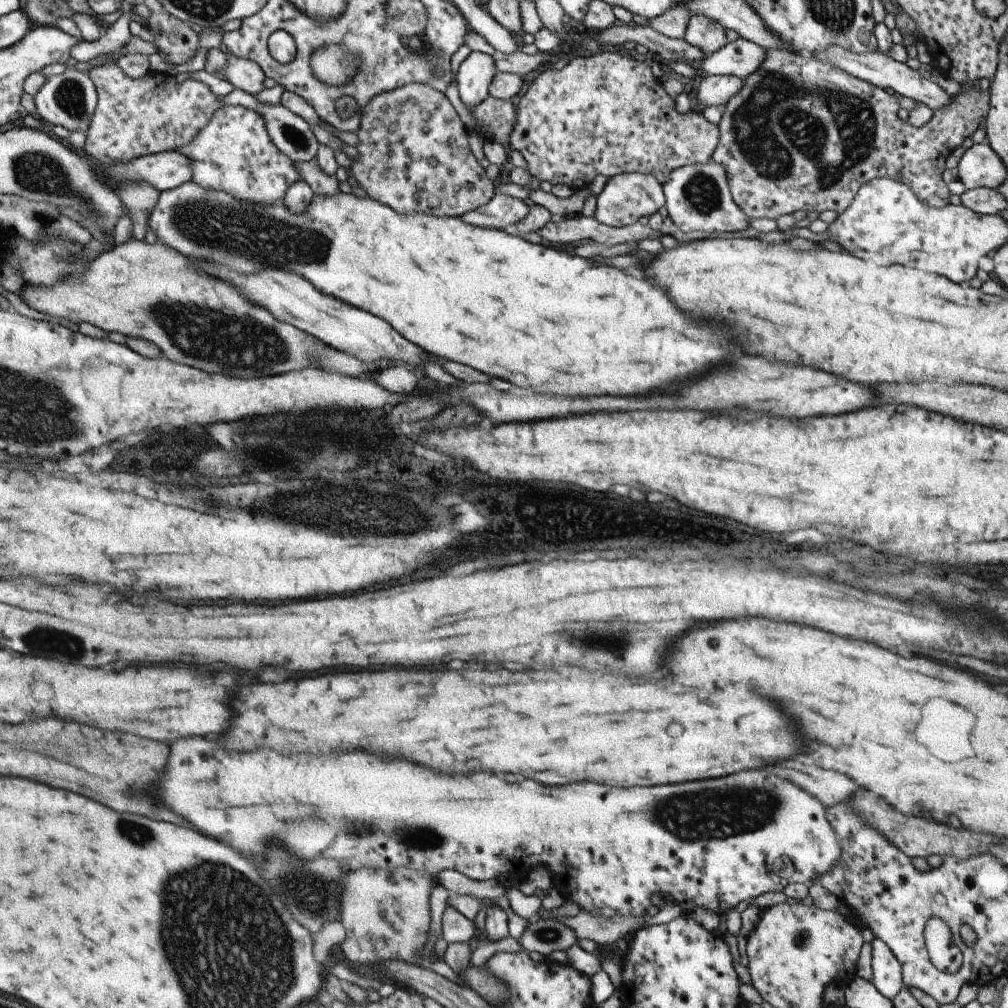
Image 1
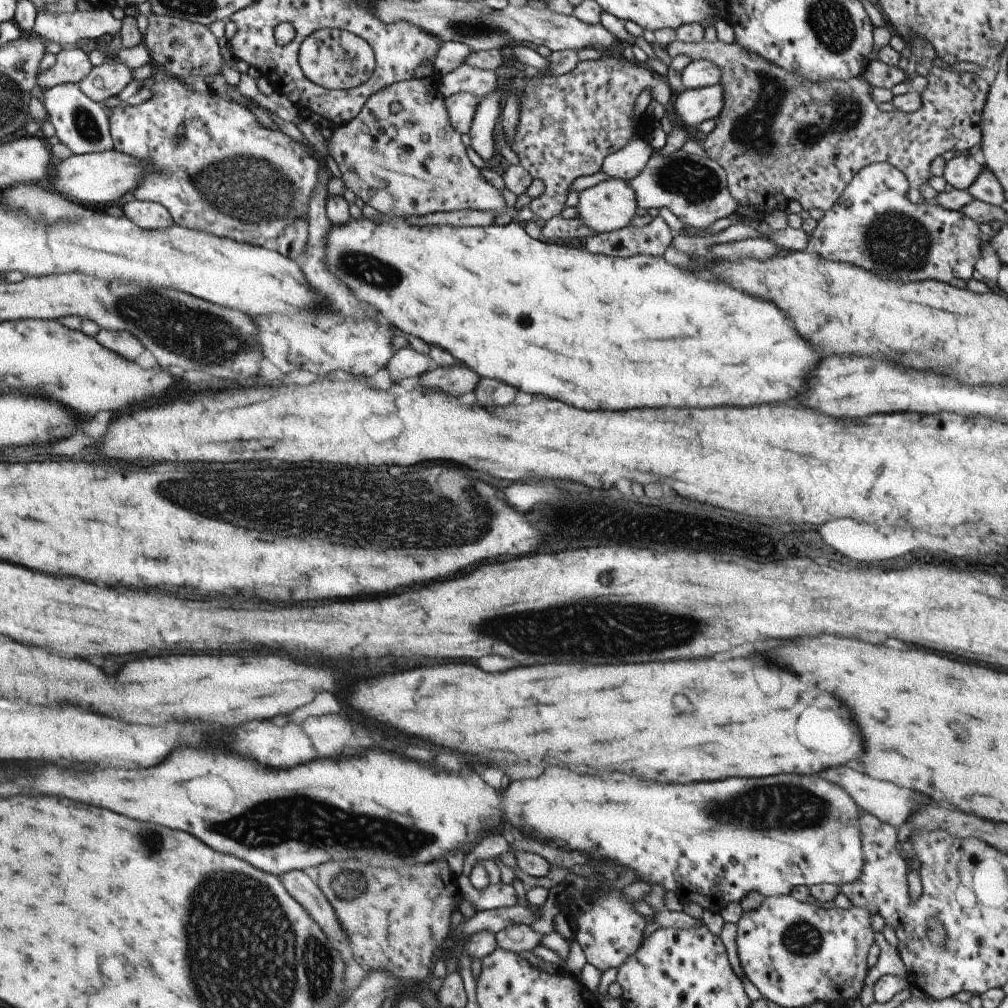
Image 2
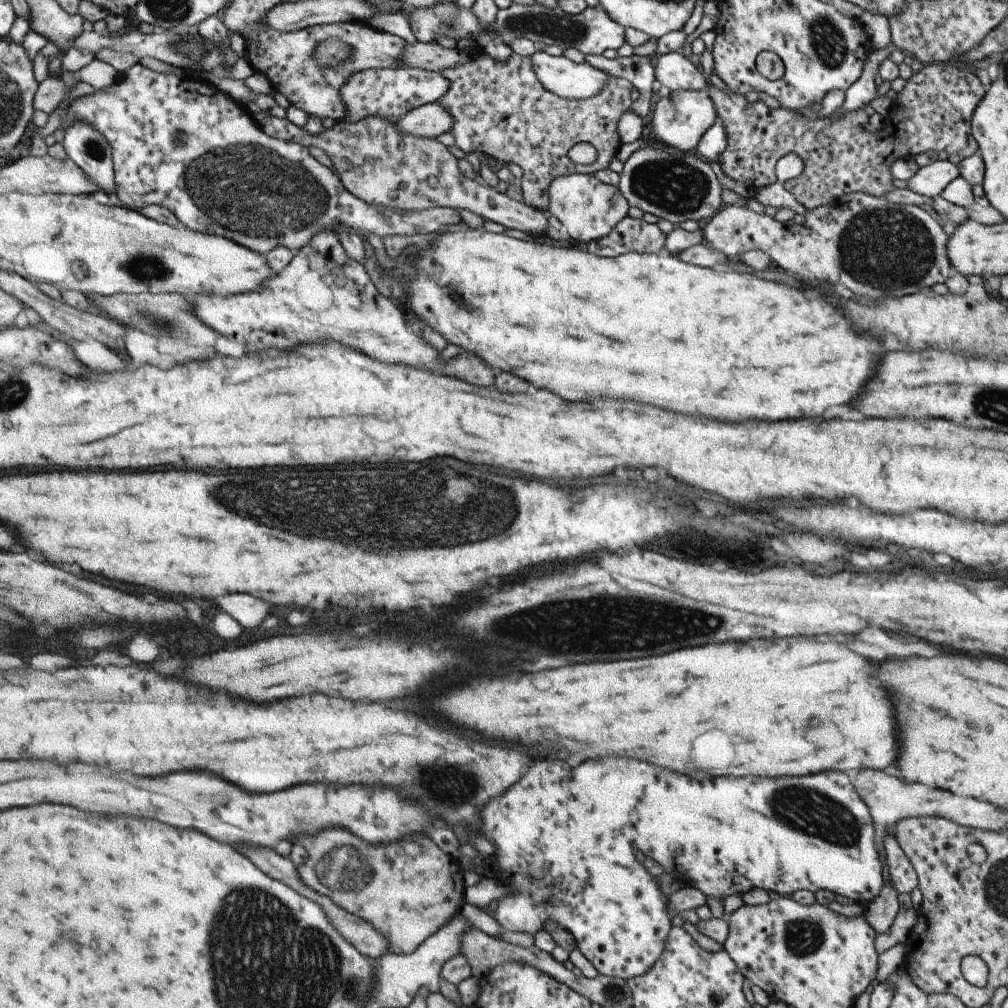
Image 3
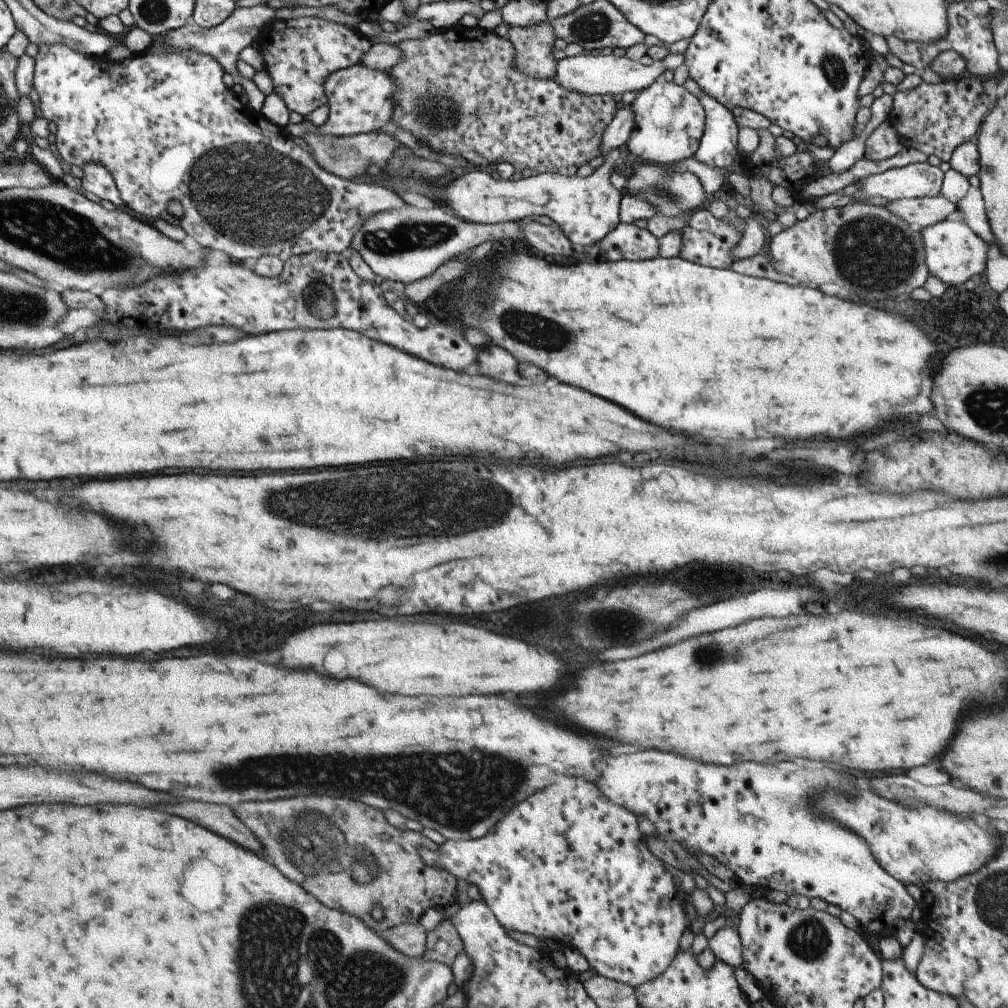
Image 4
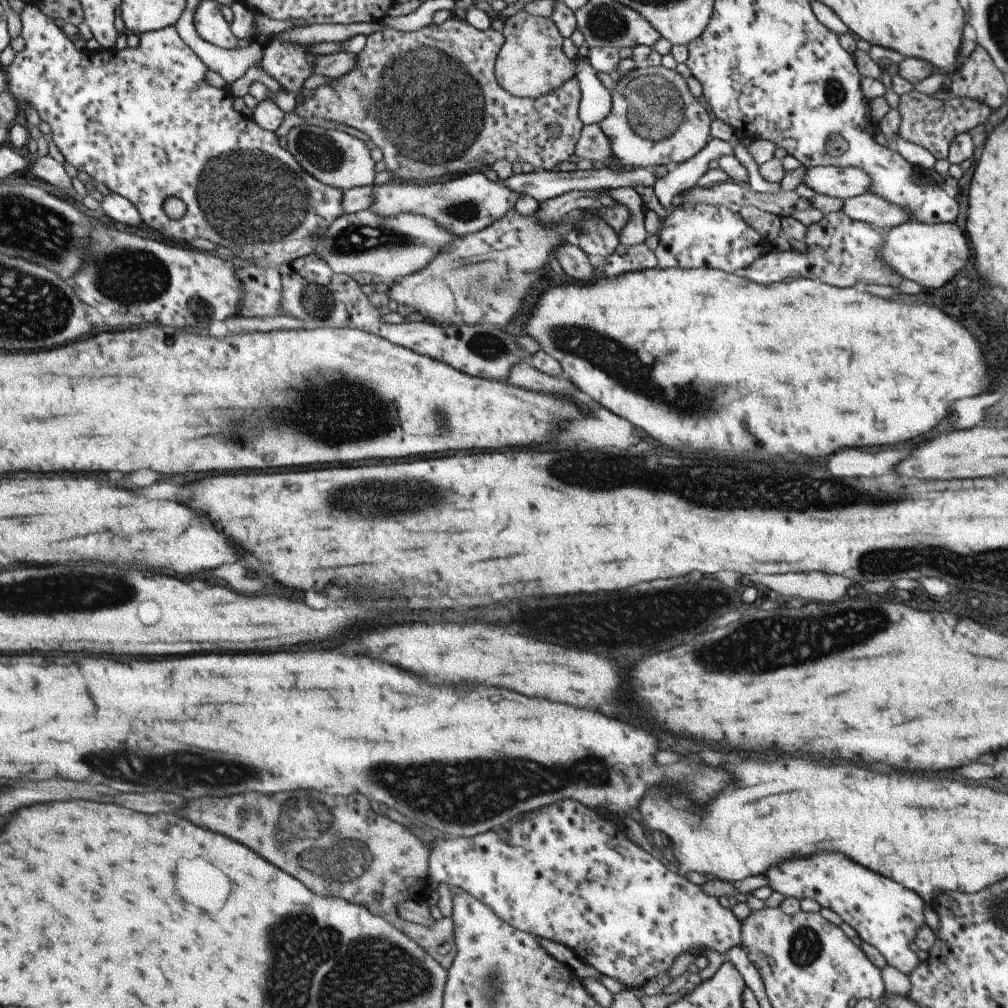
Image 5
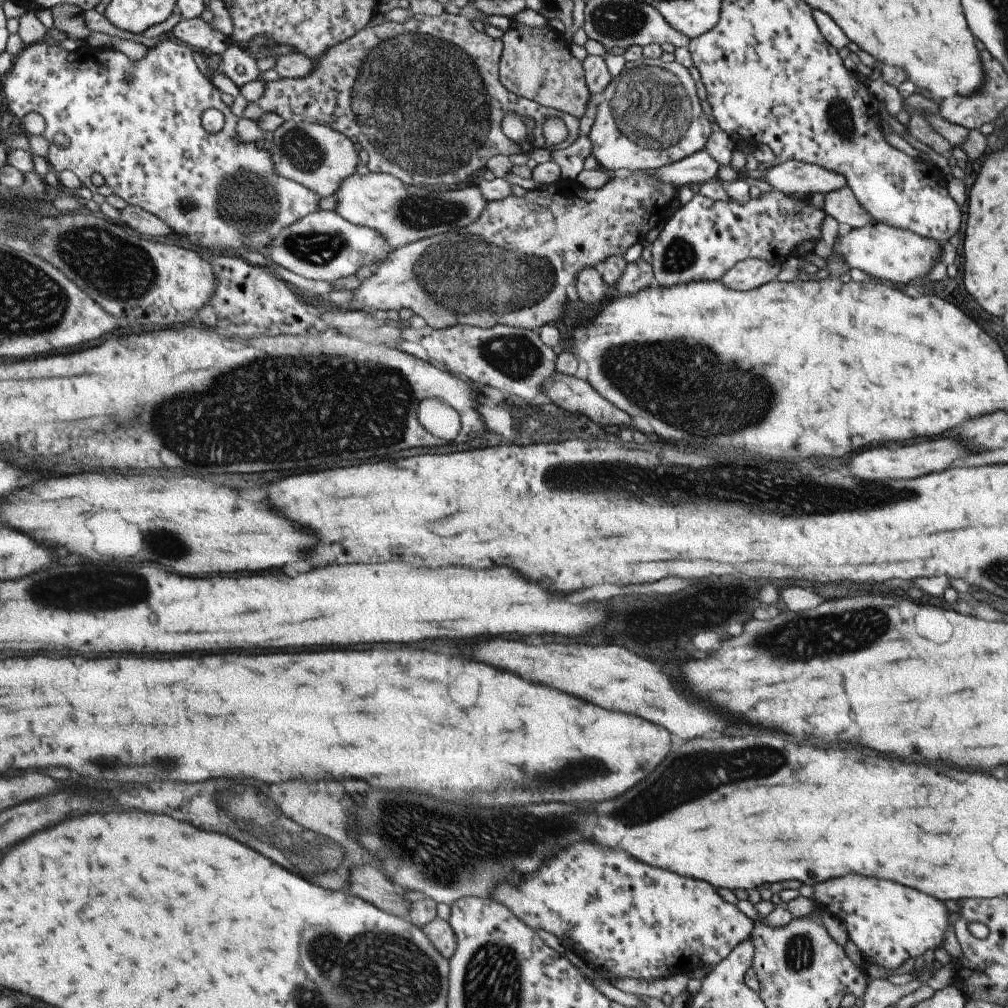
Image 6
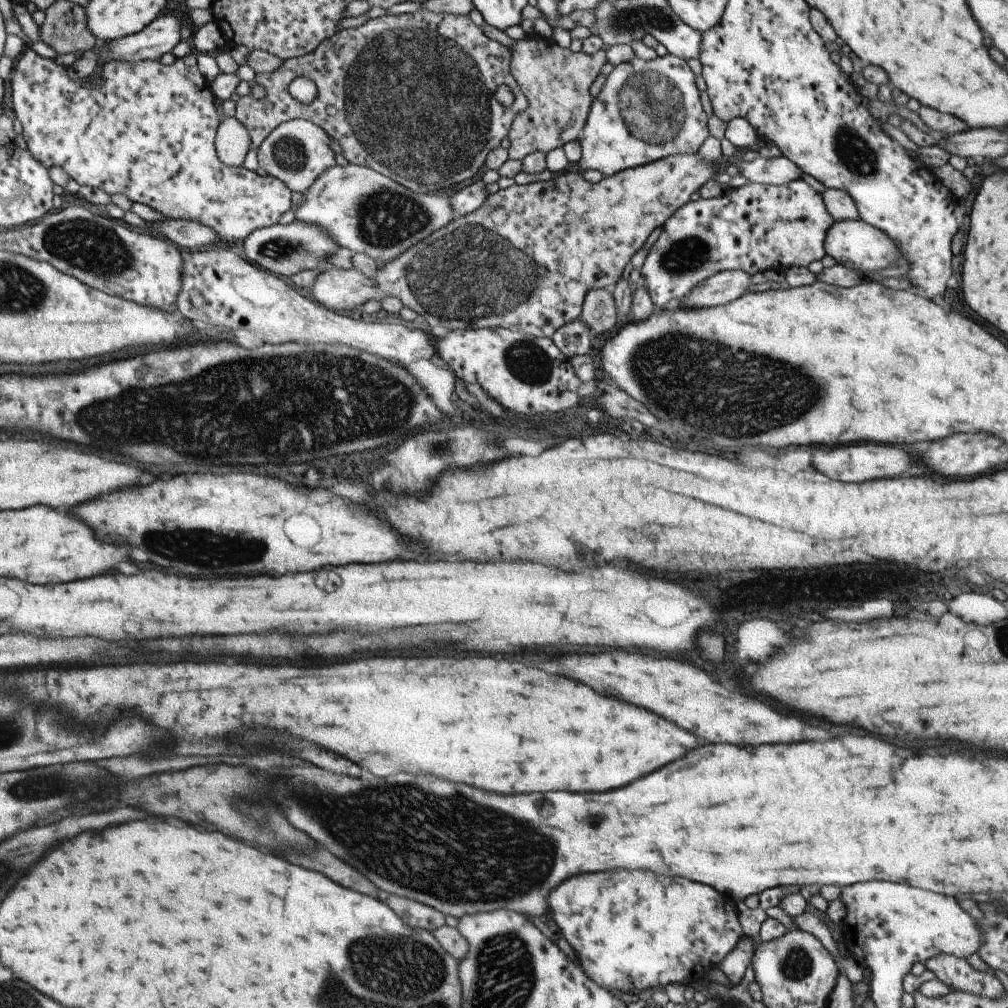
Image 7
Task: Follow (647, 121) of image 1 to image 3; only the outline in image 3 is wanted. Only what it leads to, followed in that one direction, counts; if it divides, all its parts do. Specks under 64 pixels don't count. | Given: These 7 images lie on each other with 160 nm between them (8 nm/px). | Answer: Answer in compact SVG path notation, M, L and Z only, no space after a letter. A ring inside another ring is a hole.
M475 44L462 46L470 60L440 72L448 80L449 88L435 102L452 116L449 132L455 138L454 145L465 154L481 151L505 162L505 165L509 162L517 164L522 170L517 182L523 202L547 217L548 196L545 192L554 178L572 174L591 175L608 168L621 146L617 121L630 108L629 92L634 86L619 75L610 75L597 94L584 99L566 99L547 91L537 80L530 57L512 52L504 63L498 63ZM577 142L593 146L595 162L575 165L569 160L567 152Z

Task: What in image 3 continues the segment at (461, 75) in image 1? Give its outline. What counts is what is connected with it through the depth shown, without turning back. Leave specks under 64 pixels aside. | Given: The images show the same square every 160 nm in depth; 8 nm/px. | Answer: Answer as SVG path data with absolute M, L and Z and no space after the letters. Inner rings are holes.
M425 103L400 116L394 127L402 133L422 137L437 137L451 128L452 116L439 103Z

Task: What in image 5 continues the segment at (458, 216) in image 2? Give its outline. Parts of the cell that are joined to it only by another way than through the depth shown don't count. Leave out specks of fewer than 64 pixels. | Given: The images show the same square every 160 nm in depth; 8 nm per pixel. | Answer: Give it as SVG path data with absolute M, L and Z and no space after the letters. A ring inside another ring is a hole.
M27 5L20 12L20 35L24 40L21 52L15 53L11 64L6 67L6 90L18 102L18 108L23 110L22 104L32 105L43 122L51 129L51 140L69 163L77 171L83 171L93 180L101 182L103 186L123 198L126 198L135 210L137 210L140 222L155 232L173 238L173 240L189 241L192 238L203 238L209 240L216 246L232 252L245 264L245 260L253 260L254 264L264 266L275 266L287 264L293 259L308 255L314 250L314 241L328 226L338 217L344 214L341 209L341 194L335 187L328 187L319 182L310 174L303 171L297 161L289 154L286 148L277 143L277 136L271 131L262 129L253 122L251 116L245 116L236 112L231 105L231 94L226 88L215 88L205 81L205 73L208 68L199 60L199 57L187 46L177 34L174 26L160 28L156 31L147 31L138 35L138 45L134 48L125 47L121 51L113 49L99 49L90 51L86 48L75 48L73 41L63 34L53 21L45 16L37 7ZM167 196L179 198L185 204L185 214L180 219L169 220L163 214L162 202Z

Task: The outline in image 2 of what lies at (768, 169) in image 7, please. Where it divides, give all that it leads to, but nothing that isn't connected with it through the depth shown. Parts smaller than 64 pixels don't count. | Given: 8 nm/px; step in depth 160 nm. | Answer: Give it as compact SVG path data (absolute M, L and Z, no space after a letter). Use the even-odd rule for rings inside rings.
M969 154L954 156L946 162L942 177L954 189L968 189L984 168L984 164L977 163Z

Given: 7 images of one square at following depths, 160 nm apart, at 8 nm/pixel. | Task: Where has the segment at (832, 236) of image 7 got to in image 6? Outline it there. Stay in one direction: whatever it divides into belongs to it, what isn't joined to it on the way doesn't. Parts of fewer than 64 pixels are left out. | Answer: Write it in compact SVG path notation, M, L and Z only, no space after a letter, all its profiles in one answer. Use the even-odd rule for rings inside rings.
M871 222L864 227L852 229L849 234L837 234L832 244L832 251L838 259L843 259L850 268L858 268L869 274L877 282L889 280L903 284L911 284L923 278L940 260L943 244L935 239L926 239L911 231L889 226L888 224Z

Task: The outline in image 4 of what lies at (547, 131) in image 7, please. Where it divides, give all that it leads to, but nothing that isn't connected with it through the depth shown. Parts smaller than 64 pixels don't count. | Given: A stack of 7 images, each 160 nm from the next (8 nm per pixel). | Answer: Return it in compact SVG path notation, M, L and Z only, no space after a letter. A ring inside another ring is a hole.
M541 20L541 24L533 24L529 28L520 28L519 26L508 26L507 40L513 46L513 68L519 74L525 74L527 78L533 80L552 79L555 76L557 60L551 54L553 49L553 26L551 21Z

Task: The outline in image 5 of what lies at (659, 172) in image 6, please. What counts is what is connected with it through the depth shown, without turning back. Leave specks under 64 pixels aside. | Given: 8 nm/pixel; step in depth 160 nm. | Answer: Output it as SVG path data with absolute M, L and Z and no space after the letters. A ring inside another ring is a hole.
M607 167L593 169L593 170L579 170L572 172L565 171L537 171L534 170L529 174L520 173L518 175L511 175L508 179L501 181L510 189L517 191L519 194L529 194L531 198L541 202L545 199L550 199L567 191L588 191L595 189L610 189L619 187L631 186L653 186L657 178L654 176L652 168L639 168L633 169L619 169L612 171Z

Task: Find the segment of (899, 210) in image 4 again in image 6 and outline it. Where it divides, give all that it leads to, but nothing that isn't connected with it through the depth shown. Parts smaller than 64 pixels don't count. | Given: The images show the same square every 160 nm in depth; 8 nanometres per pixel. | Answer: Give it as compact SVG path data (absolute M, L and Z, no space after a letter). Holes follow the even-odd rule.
M847 186L825 194L822 210L839 224L847 224L852 229L872 222L870 214L857 202Z

